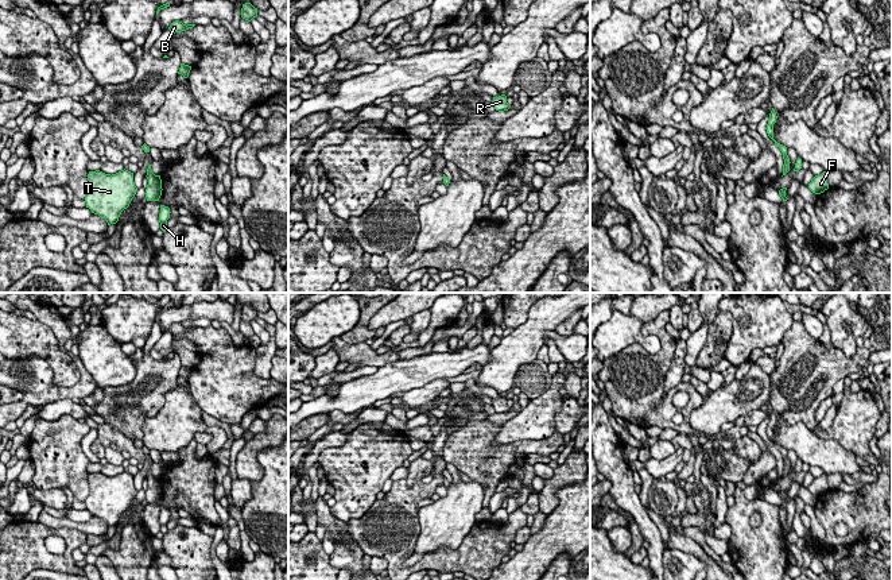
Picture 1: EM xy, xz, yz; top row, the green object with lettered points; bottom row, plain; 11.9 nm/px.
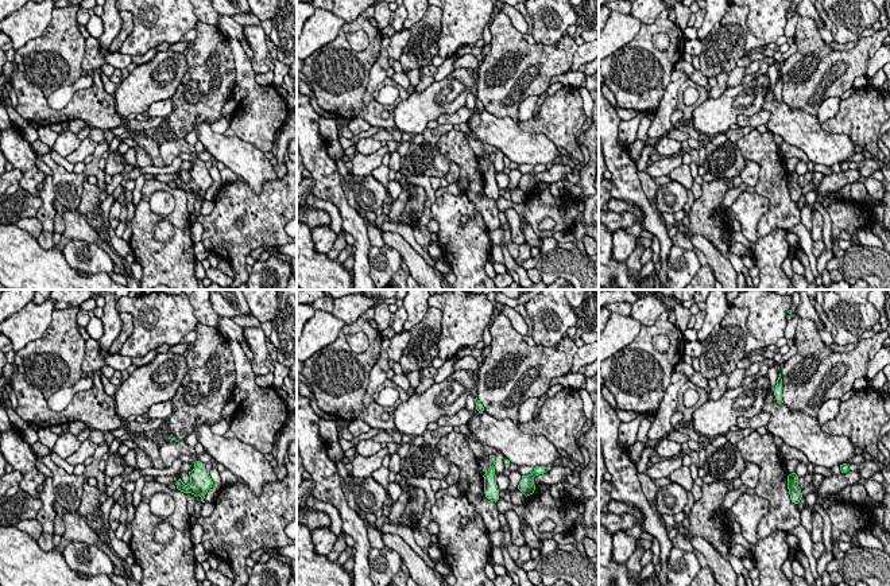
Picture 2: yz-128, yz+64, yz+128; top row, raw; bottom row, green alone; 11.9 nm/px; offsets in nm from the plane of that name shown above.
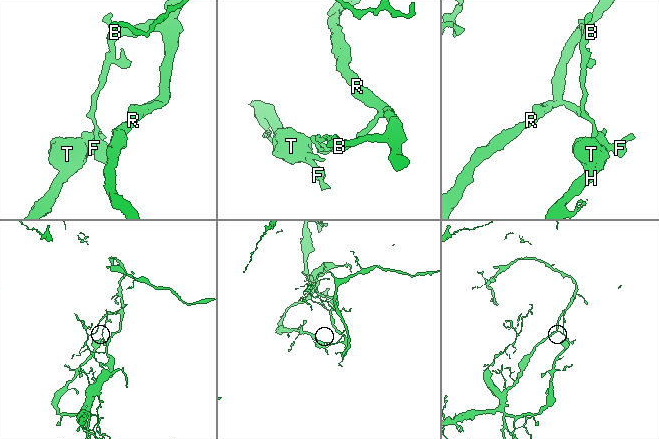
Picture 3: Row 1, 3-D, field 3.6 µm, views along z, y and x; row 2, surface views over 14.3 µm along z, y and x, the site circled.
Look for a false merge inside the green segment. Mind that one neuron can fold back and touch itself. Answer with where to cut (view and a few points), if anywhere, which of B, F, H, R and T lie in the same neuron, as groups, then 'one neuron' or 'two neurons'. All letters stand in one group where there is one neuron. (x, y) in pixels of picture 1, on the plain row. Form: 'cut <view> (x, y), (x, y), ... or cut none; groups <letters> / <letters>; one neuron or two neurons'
cut yz (784, 448), (782, 453); groups B R / F H T; two neurons

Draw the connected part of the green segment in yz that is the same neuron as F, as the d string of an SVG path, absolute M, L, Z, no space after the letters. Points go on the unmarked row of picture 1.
M823 473L821 477L815 477L811 484L808 486L808 491L815 495L815 496L821 496L825 492L829 491L829 486L827 486L827 476L830 473Z

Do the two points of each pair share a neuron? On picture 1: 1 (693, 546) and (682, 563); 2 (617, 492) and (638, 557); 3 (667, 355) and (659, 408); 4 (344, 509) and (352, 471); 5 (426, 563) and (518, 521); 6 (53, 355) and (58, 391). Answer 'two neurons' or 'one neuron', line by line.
1: two neurons
2: two neurons
3: one neuron
4: one neuron
5: one neuron
6: two neurons

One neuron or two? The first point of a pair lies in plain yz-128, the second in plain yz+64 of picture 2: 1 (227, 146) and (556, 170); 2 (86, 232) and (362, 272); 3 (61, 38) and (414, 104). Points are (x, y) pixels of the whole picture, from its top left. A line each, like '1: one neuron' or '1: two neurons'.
1: two neurons
2: two neurons
3: two neurons

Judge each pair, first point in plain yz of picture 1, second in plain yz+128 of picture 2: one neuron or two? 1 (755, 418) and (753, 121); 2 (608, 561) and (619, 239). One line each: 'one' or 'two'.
1: one
2: two

